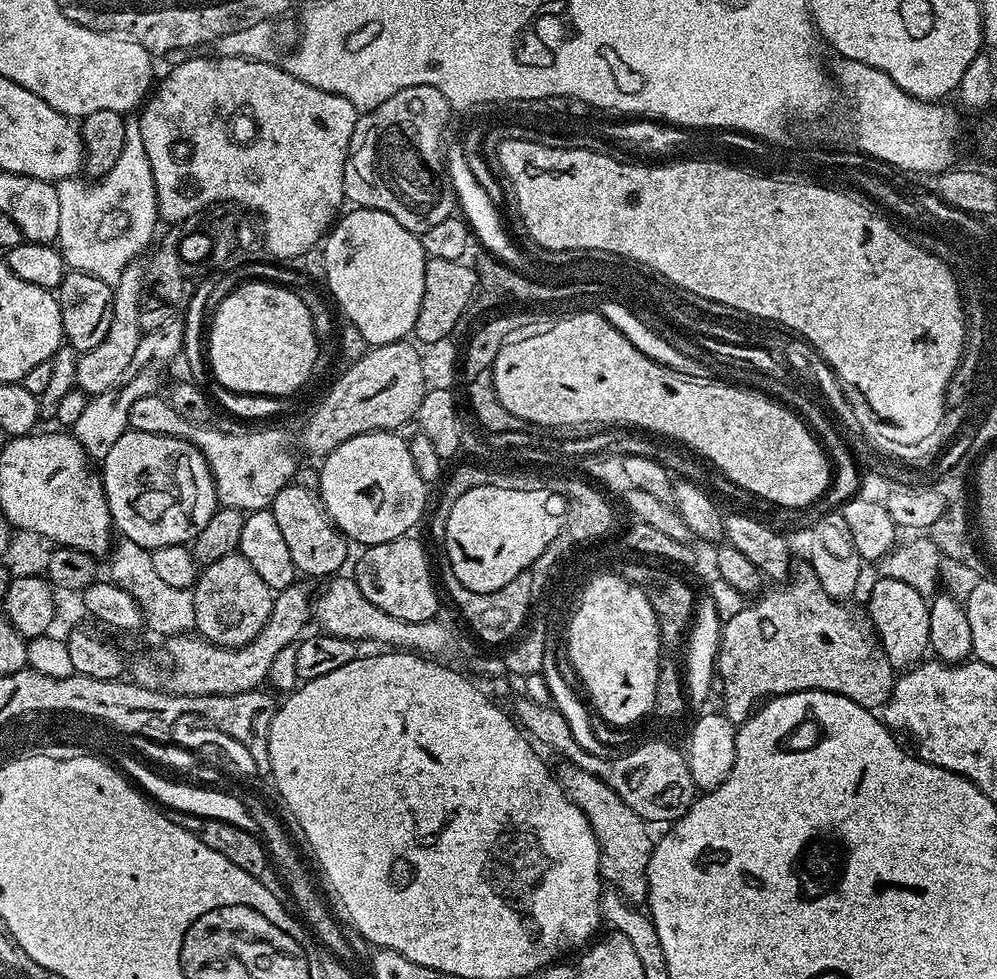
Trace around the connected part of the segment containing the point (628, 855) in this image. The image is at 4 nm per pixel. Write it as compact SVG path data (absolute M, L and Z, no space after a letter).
M565 763L563 767L558 772L560 785L580 807L582 814L586 814L600 847L600 875L603 883L611 886L629 902L643 901L648 894L648 867L654 847L654 836L648 833L649 825L599 777L584 773L570 763Z

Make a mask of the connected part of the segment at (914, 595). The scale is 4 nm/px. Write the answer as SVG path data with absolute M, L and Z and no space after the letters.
M881 575L879 579L868 596L867 614L876 633L880 635L880 646L886 650L886 658L892 663L893 669L911 669L921 663L929 651L929 601L918 590L914 590L914 587L898 581L897 578Z

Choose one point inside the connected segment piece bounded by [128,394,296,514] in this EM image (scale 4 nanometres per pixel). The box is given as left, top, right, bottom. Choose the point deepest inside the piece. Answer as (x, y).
(249, 468)

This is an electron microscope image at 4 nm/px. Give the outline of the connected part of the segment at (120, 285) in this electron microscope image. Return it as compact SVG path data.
M137 263L131 264L114 286L114 314L110 318L110 330L106 330L106 338L102 338L94 350L81 352L76 358L76 387L90 398L113 391L131 370L130 362L142 335L140 310L143 297L143 269Z

